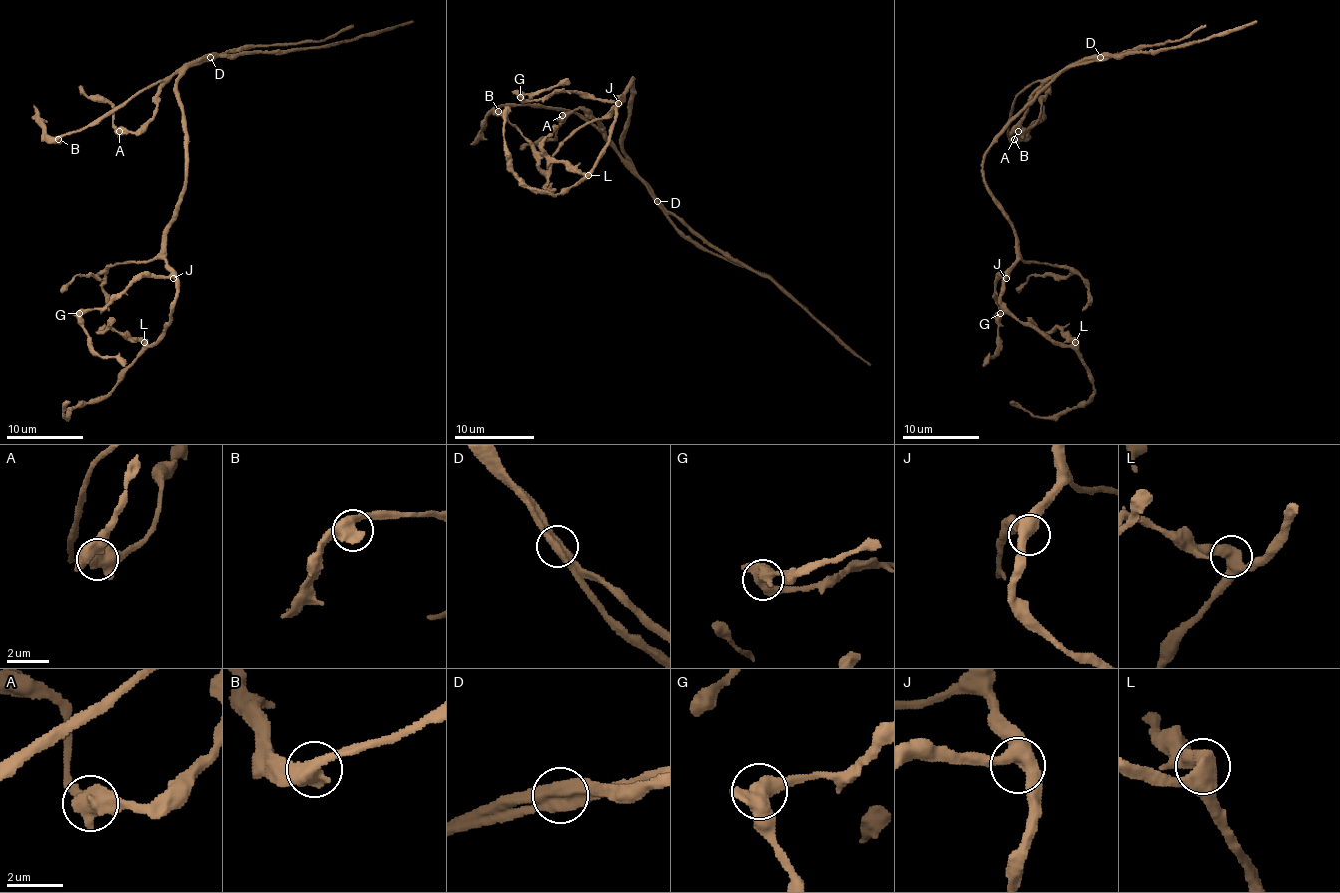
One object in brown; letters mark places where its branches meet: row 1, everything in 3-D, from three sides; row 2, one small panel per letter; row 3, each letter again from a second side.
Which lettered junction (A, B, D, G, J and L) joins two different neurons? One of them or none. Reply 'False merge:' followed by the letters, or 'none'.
False merge: D

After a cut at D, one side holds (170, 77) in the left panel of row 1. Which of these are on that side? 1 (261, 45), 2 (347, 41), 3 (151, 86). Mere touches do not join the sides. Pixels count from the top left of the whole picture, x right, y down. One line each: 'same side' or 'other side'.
1: other side
2: same side
3: same side

